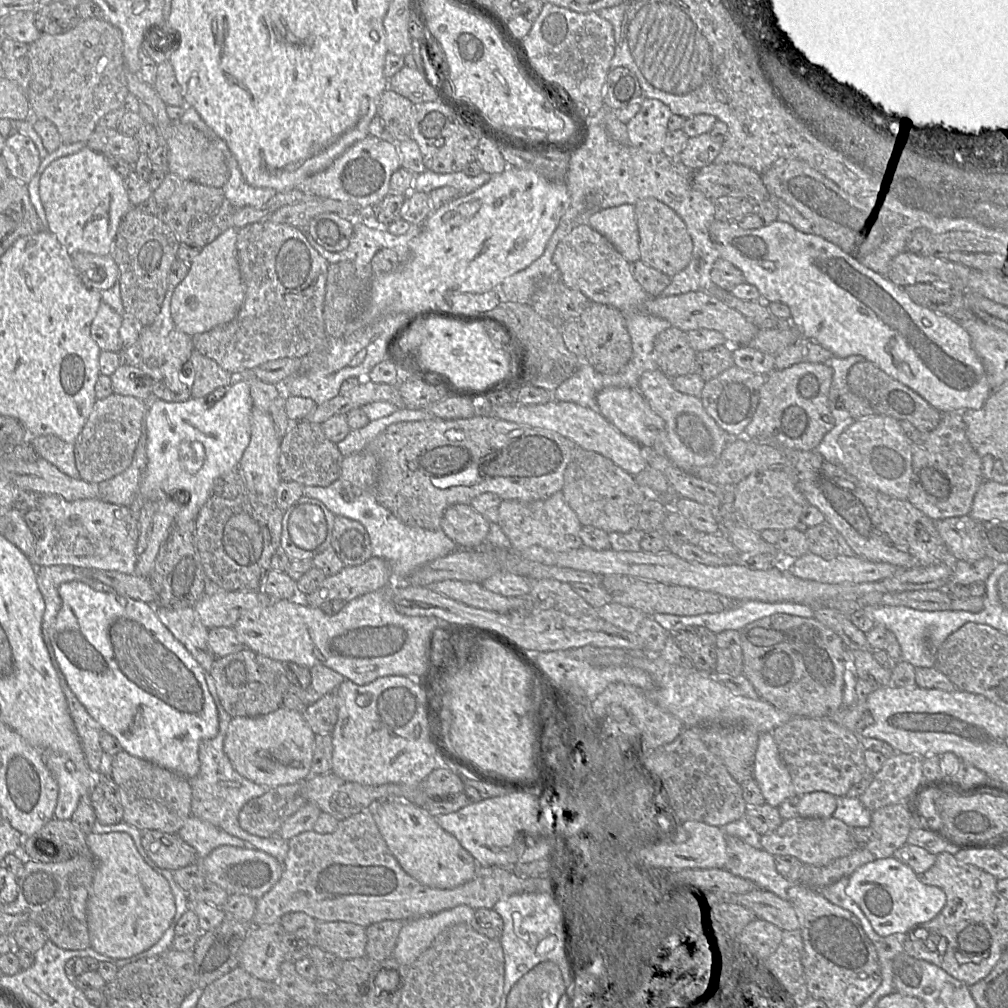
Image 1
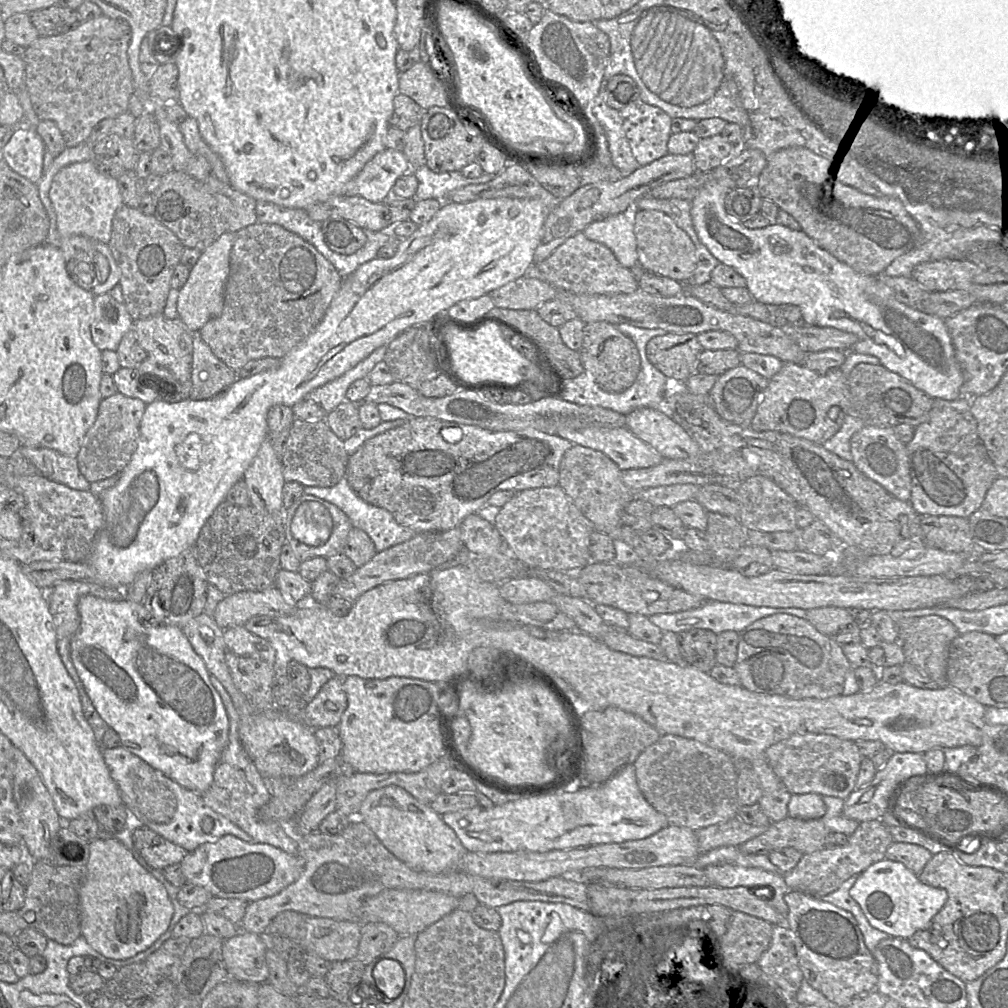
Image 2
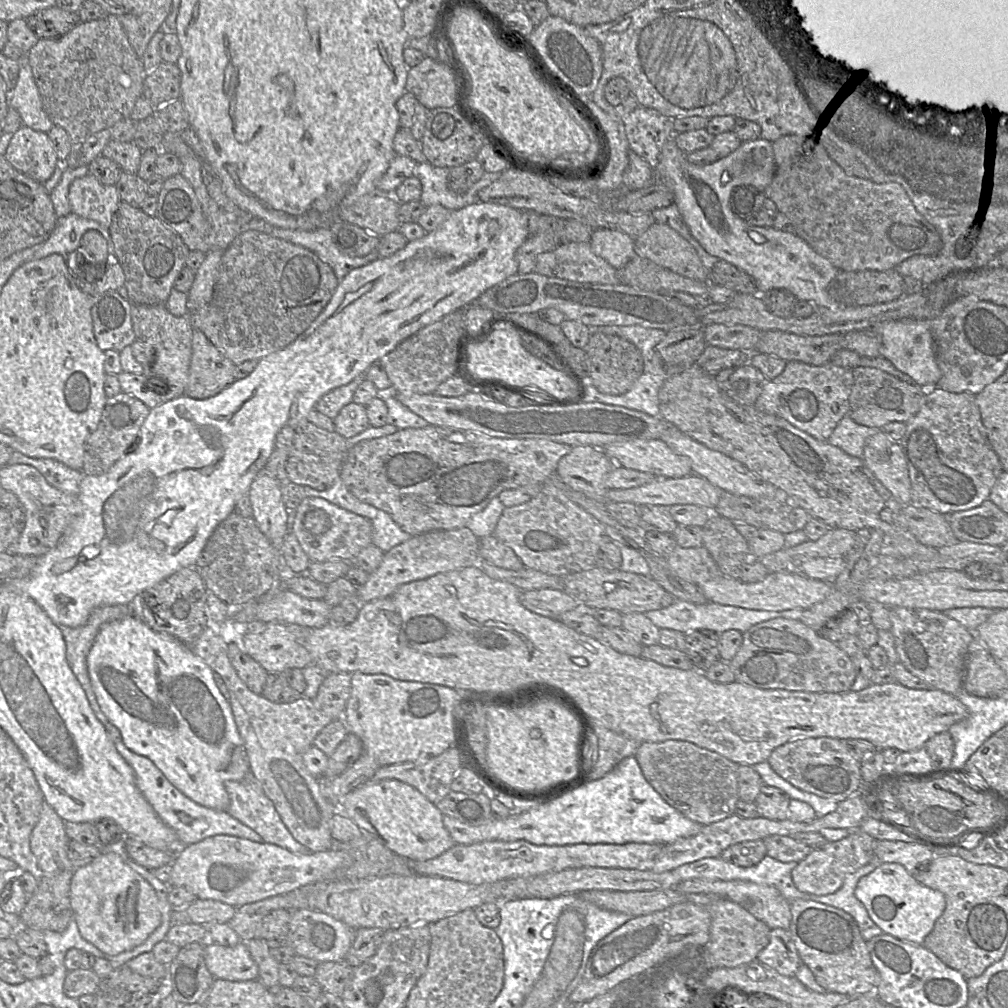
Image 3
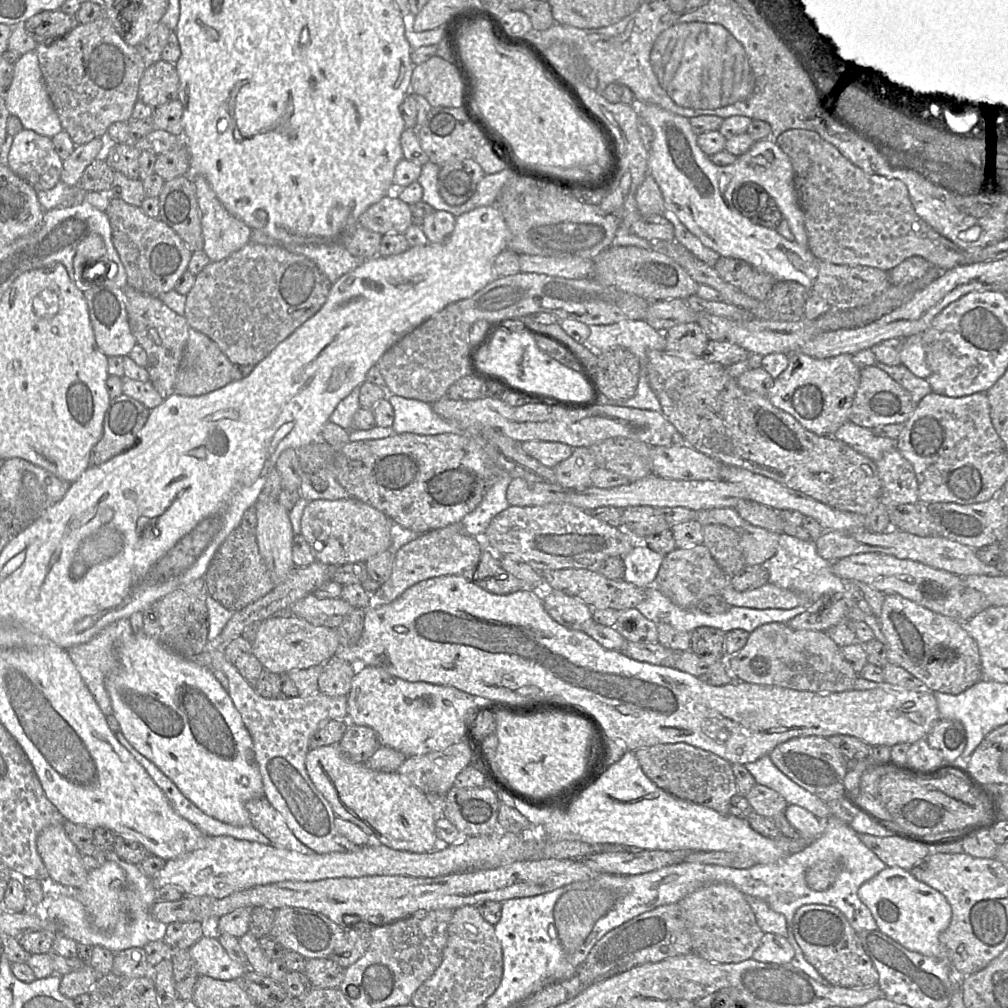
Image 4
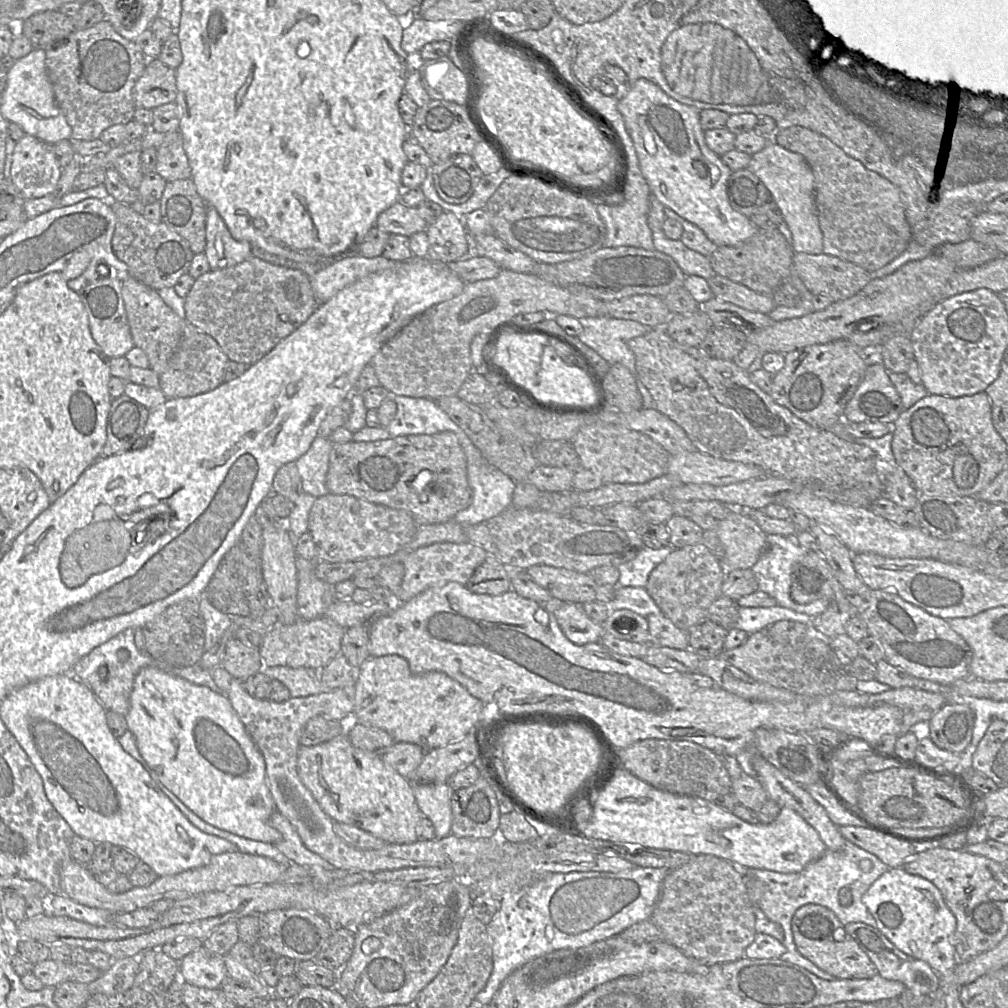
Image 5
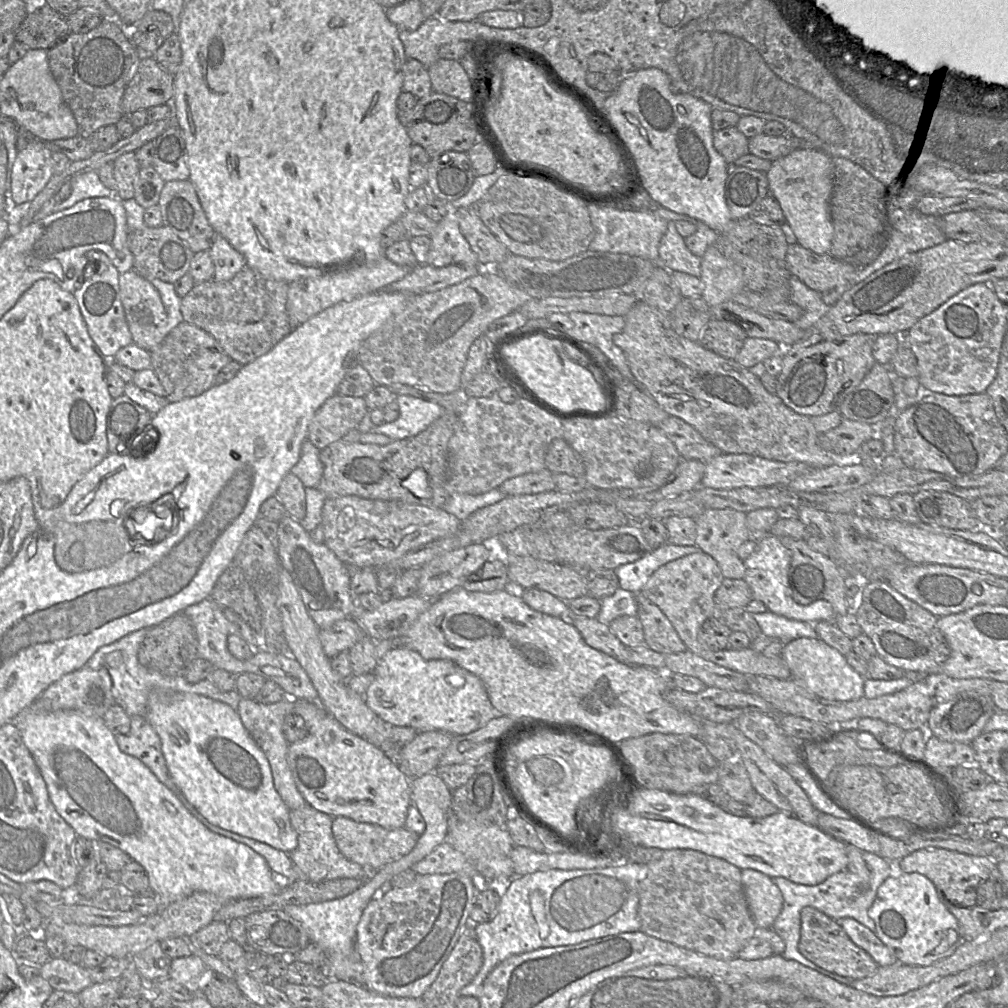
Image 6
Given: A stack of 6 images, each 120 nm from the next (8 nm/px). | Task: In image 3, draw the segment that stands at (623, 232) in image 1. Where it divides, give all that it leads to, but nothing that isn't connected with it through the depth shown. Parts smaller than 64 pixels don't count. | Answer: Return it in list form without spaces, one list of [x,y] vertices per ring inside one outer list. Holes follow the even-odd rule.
[[[599,228],[589,240],[594,254],[604,259],[615,269],[623,267],[635,254],[635,243],[629,235],[612,229]]]

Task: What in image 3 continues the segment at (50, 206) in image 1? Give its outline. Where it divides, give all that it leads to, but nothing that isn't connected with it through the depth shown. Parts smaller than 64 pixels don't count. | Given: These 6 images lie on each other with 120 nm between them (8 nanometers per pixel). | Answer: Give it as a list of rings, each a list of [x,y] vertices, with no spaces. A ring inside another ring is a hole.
[[[87,174],[75,179],[69,188],[71,213],[110,228],[113,214],[121,200],[115,185],[103,185]]]

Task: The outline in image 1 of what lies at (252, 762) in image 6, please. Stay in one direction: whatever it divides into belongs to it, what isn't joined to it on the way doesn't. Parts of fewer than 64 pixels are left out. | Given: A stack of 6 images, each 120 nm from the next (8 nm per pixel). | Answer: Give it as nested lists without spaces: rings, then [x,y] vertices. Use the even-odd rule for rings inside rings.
[[[81,581],[62,583],[59,586],[58,592],[62,600],[62,606],[54,624],[50,628],[48,637],[60,670],[79,702],[84,706],[88,714],[102,727],[102,730],[111,734],[119,741],[123,751],[175,772],[187,779],[195,777],[200,768],[198,757],[199,744],[203,740],[215,737],[219,728],[216,706],[204,679],[205,671],[185,646],[159,620],[155,612],[155,605],[134,600],[128,596],[117,594],[114,591],[97,591]]]

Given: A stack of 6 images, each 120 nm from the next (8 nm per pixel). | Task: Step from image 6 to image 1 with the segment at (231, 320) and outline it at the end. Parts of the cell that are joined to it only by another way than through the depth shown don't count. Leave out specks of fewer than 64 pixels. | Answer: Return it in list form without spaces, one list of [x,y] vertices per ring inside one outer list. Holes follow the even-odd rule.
[[[264,219],[239,229],[236,247],[245,288],[242,307],[231,322],[192,336],[194,349],[214,360],[234,377],[249,374],[269,361],[303,358],[311,352],[327,353],[329,336],[325,329],[323,307],[330,263],[312,247],[305,230]]]

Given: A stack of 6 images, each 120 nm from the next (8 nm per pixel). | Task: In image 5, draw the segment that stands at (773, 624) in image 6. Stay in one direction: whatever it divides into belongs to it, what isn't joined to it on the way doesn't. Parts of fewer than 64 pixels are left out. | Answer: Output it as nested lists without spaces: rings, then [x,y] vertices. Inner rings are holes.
[[[739,607],[739,619],[734,628],[745,631],[751,635],[760,631],[766,631],[776,622],[790,620],[810,625],[812,617],[796,612],[789,608],[774,607]]]

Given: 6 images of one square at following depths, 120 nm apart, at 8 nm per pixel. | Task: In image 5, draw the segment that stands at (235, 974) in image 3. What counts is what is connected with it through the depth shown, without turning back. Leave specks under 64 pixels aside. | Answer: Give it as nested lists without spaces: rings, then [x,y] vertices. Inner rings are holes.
[[[203,945],[179,961],[179,977],[183,982],[214,989],[228,975],[224,956],[211,952]]]

